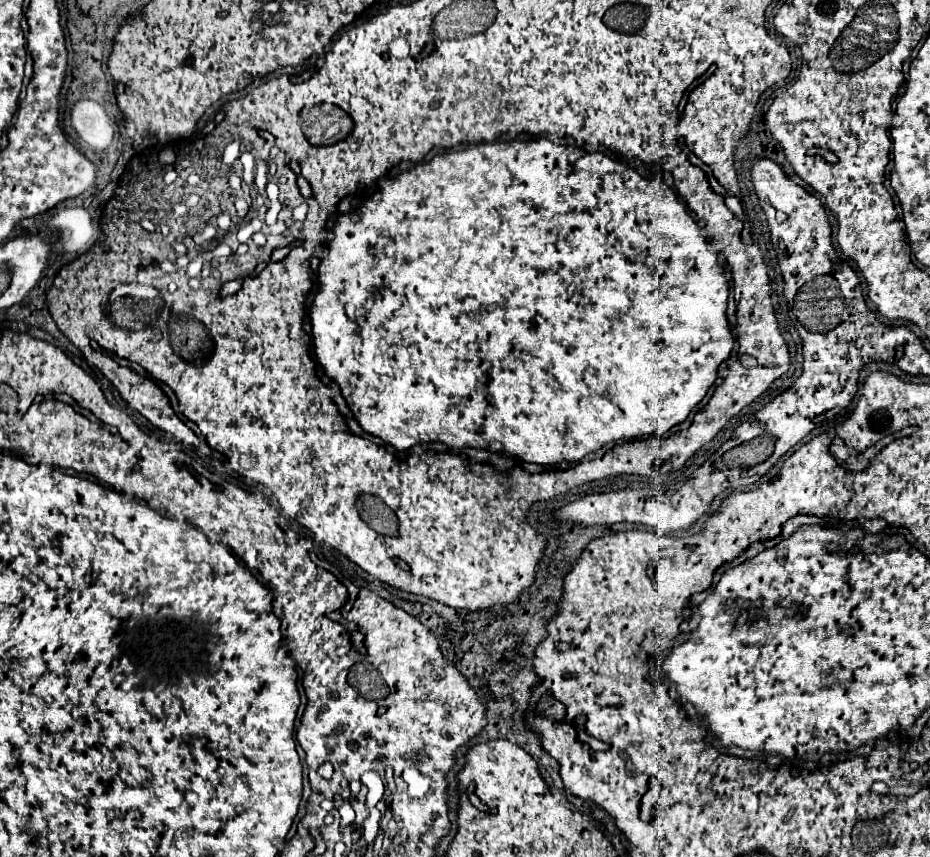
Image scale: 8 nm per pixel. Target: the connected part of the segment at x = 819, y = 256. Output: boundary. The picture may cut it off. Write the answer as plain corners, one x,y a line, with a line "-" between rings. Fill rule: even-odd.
768,158
754,160
752,180
754,180
756,194
760,198
760,204
768,216
772,242
774,244
782,242
788,252
788,256
784,256
780,260
780,268
782,268
784,282
786,282
784,296
786,296
788,304
792,306
794,296
806,282
814,280
816,276
836,274
832,264
838,264
840,258
838,258
836,250
832,248
832,226
828,222
828,216
826,216
820,200
816,196
808,194
796,182
792,182
776,162
772,162

